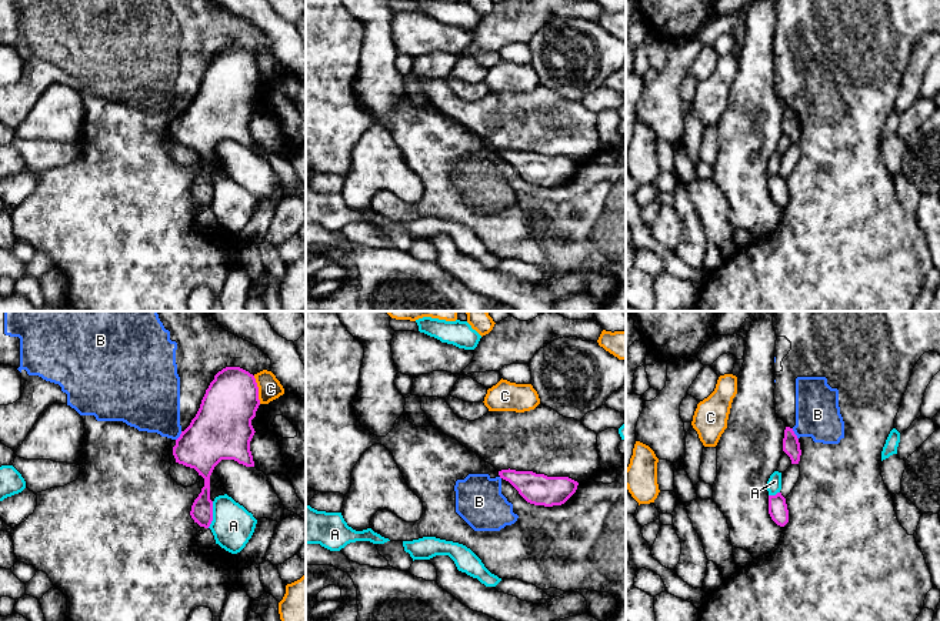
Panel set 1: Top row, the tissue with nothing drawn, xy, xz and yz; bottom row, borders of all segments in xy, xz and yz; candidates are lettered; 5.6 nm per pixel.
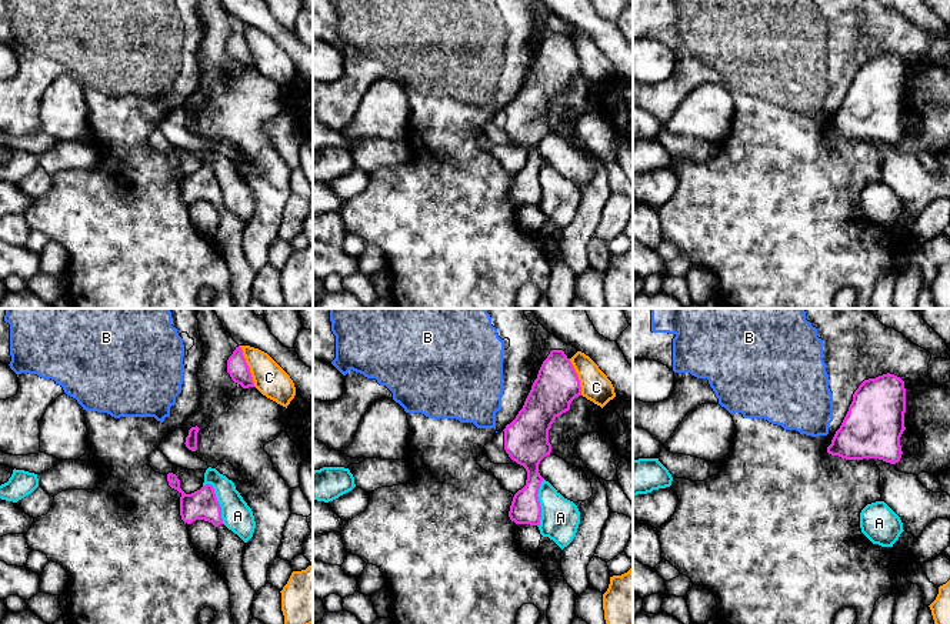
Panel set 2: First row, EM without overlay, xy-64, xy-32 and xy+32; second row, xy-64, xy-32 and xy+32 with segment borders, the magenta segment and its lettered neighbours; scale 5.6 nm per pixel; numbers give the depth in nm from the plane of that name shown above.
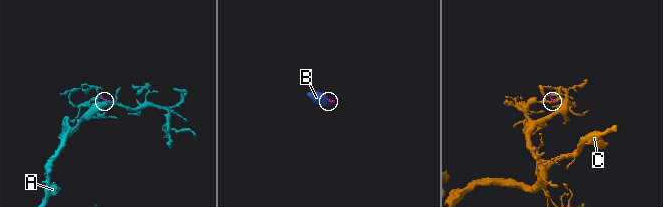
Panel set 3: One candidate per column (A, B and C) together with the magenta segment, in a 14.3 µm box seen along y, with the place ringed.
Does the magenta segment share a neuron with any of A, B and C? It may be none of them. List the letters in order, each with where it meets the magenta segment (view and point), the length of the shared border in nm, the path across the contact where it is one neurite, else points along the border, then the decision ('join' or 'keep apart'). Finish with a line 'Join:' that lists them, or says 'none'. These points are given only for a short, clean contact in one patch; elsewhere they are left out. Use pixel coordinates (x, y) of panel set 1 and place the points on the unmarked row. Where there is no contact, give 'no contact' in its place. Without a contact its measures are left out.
A: meets magenta in xy at (212, 194); contact 160 nm long; border along xy (213, 182), (213, 200), (207, 207); keep apart
B: meets magenta in yz at (794, 114); contact 70 nm long; border along yz (792, 109), (797, 119); keep apart
C: meets magenta in xy at (257, 70); contact 170 nm long; border along xy (253, 56), (260, 83); keep apart
Join: none

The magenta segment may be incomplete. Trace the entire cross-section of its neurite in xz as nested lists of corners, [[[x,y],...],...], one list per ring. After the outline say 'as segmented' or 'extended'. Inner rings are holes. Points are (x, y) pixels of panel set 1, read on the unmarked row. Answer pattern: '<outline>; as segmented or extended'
[[[501,150],[500,158],[509,161],[519,174],[534,186],[561,186],[577,170],[579,163],[569,157],[547,157],[533,151]]]; as segmented

